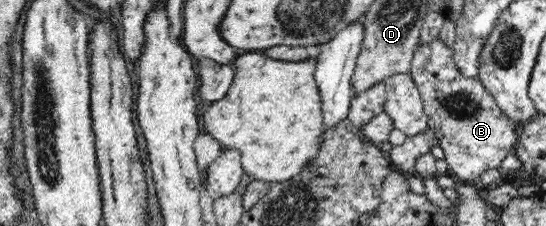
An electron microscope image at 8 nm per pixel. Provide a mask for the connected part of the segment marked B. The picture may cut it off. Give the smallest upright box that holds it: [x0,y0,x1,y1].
[409,37,520,183]

